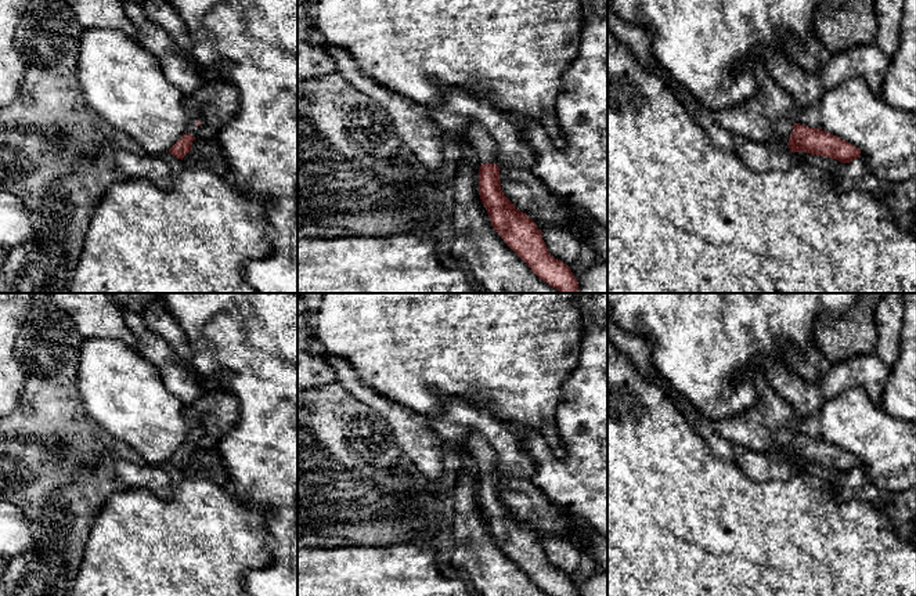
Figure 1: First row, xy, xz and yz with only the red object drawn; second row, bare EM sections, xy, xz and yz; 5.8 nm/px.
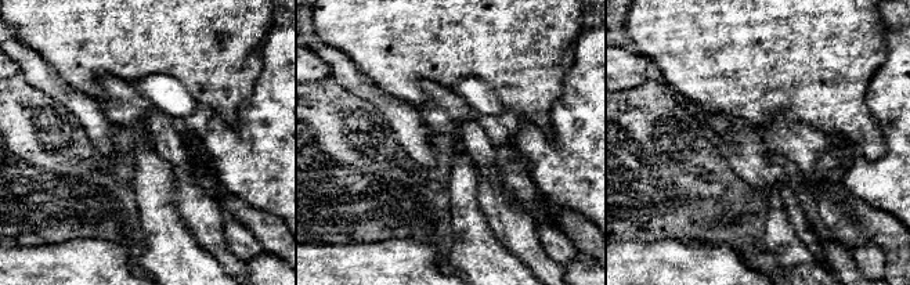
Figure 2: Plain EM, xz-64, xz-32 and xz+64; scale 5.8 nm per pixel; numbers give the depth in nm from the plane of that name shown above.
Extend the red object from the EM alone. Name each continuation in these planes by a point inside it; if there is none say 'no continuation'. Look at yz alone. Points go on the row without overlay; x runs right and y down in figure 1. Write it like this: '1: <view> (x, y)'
1: yz (783, 436)

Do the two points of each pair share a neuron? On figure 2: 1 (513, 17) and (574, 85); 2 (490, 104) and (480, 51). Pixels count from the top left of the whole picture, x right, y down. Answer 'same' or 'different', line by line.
1: different
2: different

